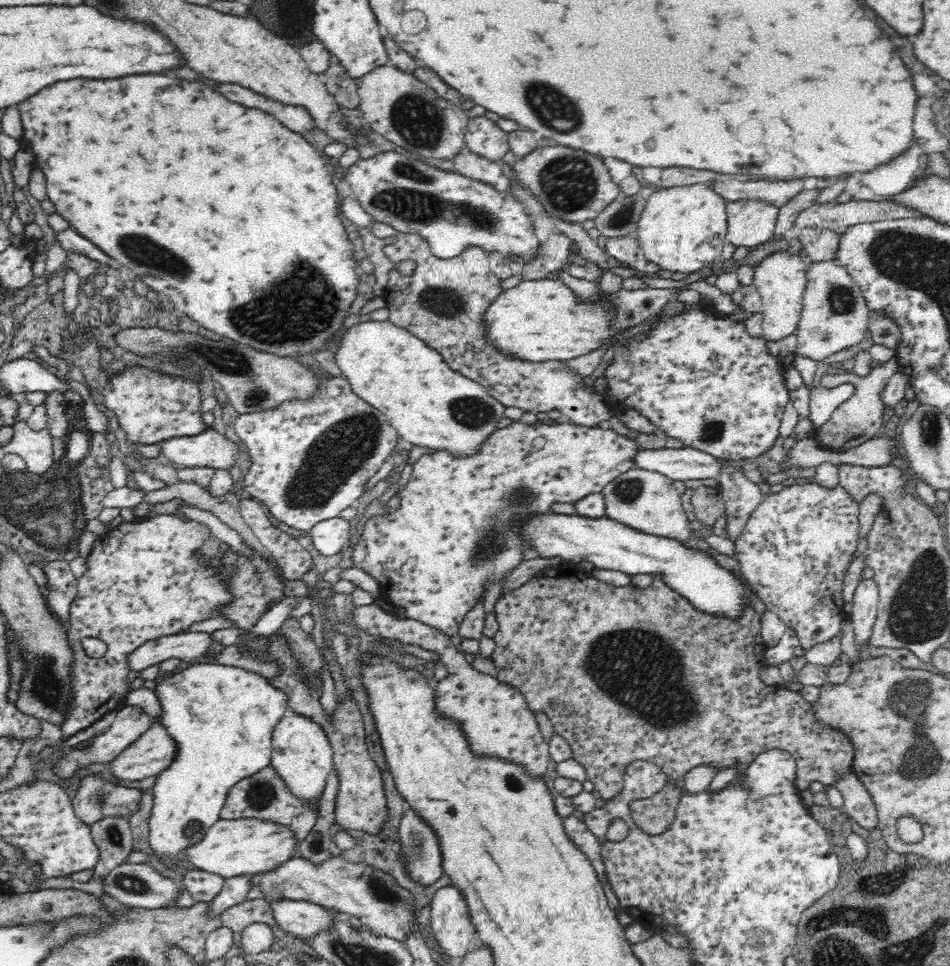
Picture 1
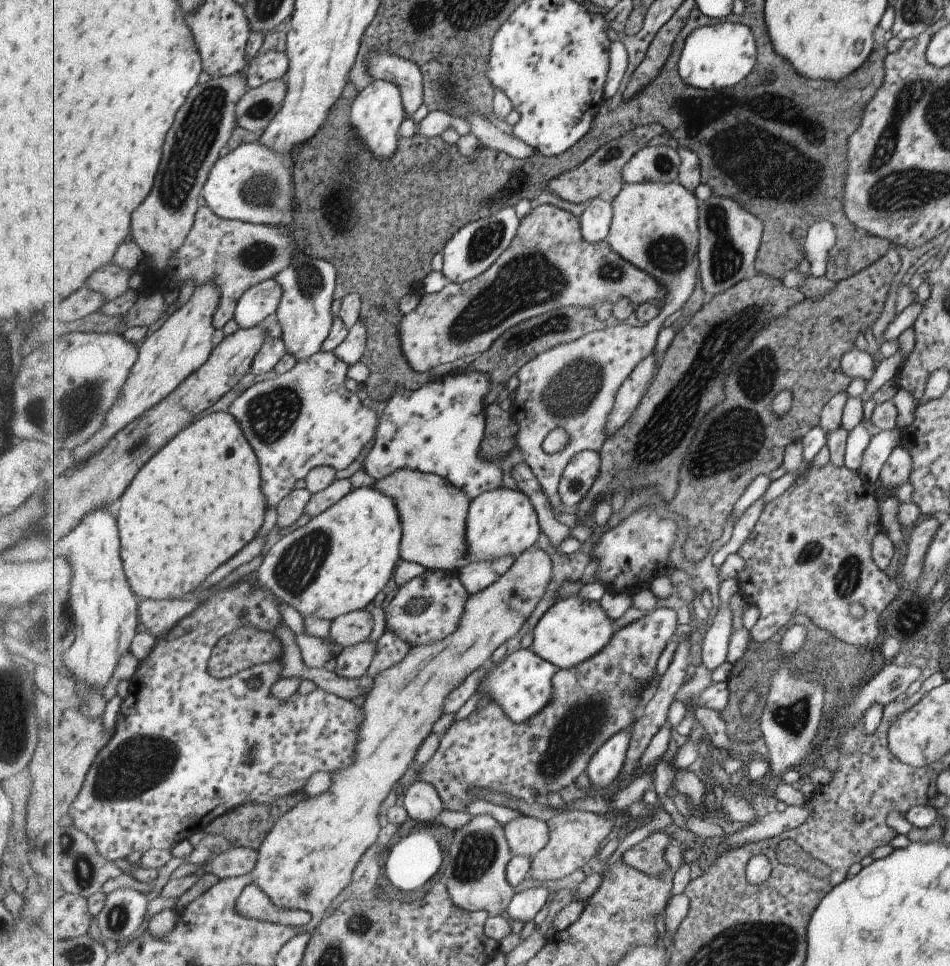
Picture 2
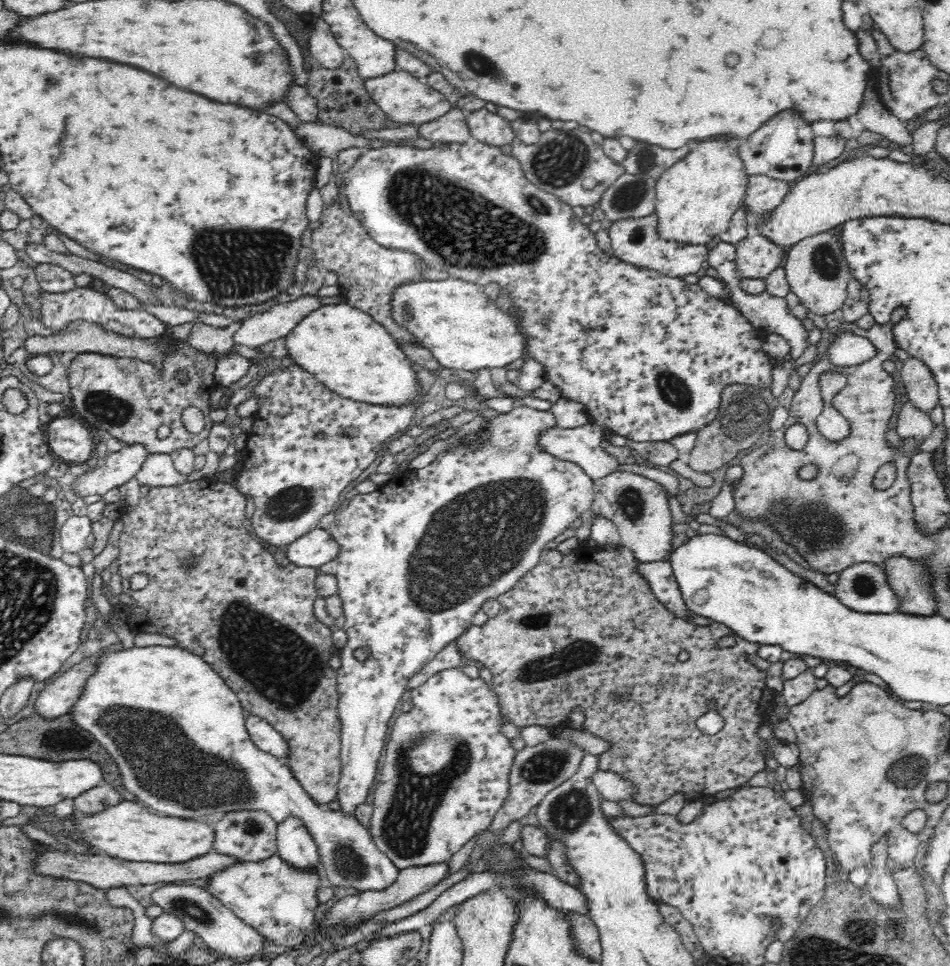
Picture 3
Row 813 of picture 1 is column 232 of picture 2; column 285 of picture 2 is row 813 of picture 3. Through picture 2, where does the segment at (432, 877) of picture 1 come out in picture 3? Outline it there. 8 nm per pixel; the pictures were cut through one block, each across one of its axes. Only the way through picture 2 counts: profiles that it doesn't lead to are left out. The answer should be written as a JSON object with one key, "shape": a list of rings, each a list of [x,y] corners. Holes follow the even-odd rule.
{"shape":[[[460,667],[441,670],[433,674],[424,684],[411,689],[413,708],[401,713],[392,726],[390,739],[386,745],[386,755],[380,760],[380,776],[374,790],[373,813],[370,819],[370,833],[374,844],[381,850],[398,870],[410,869],[413,866],[442,865],[448,863],[452,854],[456,854],[464,844],[474,836],[479,836],[489,830],[496,813],[500,812],[512,798],[512,766],[518,750],[512,748],[510,738],[502,734],[502,726],[507,719],[502,713],[502,703],[492,685],[488,685],[482,678],[470,678]]]}

